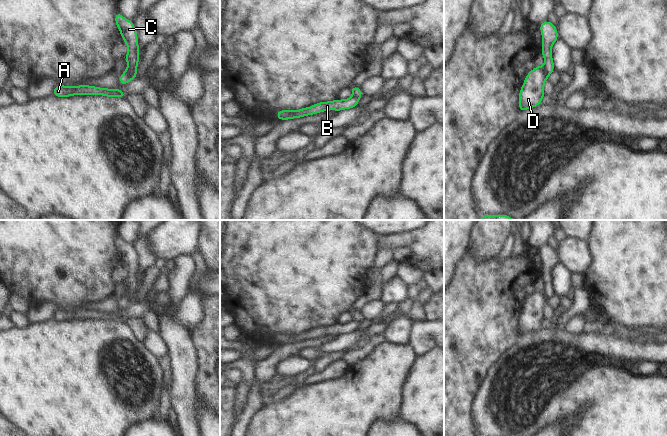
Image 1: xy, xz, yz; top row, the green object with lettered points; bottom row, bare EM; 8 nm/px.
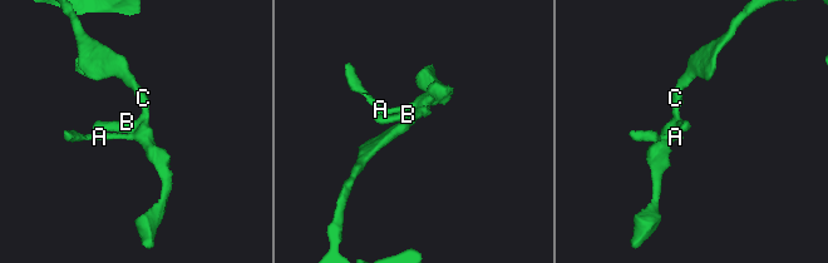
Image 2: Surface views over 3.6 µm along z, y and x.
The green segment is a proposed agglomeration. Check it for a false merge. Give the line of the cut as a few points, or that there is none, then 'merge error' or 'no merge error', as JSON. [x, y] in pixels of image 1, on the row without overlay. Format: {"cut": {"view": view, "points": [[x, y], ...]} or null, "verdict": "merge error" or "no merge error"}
{"cut": {"view": "xy", "points": [[136, 288], [130, 294], [126, 306]]}, "verdict": "merge error"}

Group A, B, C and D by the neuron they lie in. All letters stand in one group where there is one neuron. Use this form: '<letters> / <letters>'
A D / B C

